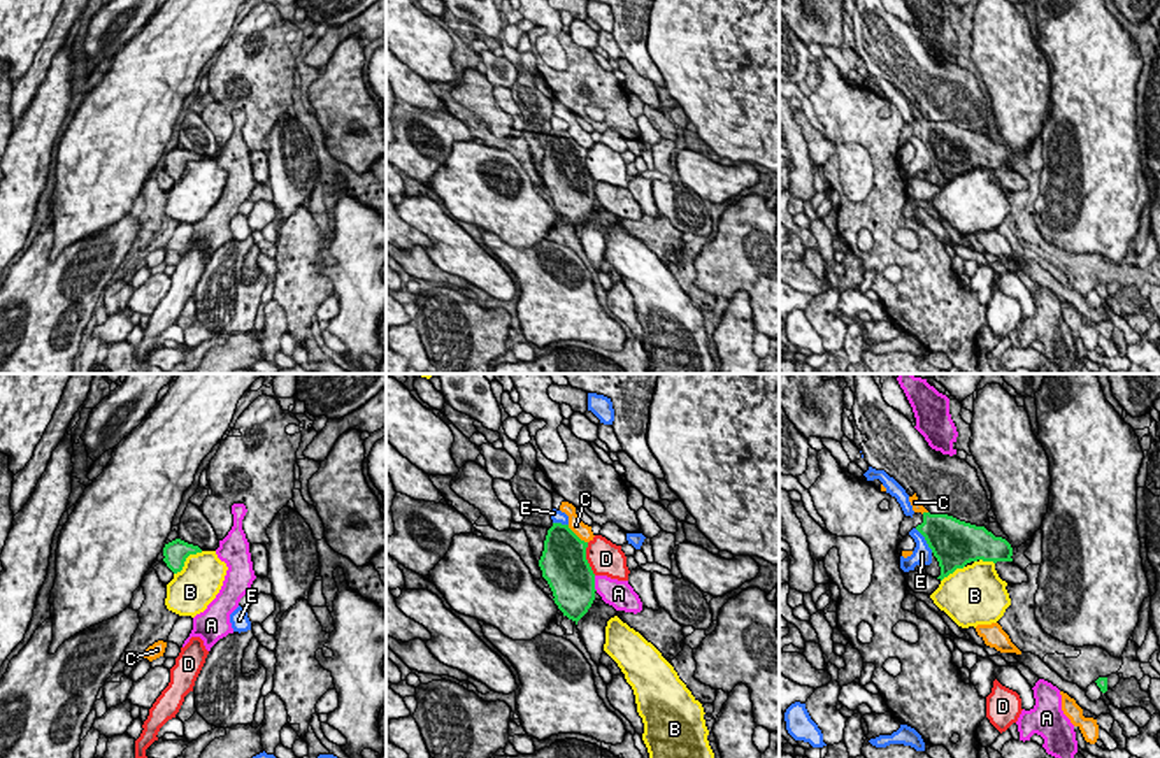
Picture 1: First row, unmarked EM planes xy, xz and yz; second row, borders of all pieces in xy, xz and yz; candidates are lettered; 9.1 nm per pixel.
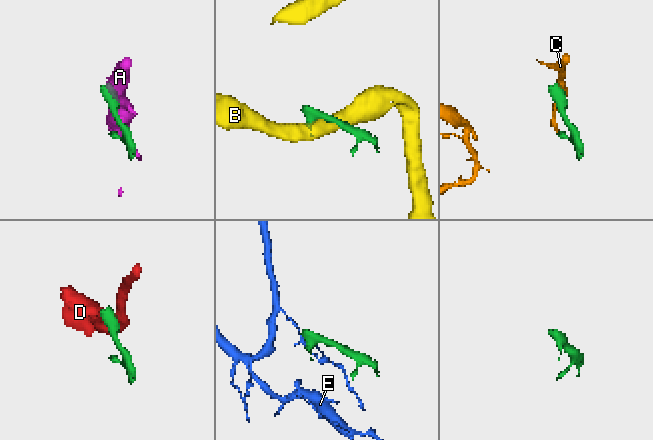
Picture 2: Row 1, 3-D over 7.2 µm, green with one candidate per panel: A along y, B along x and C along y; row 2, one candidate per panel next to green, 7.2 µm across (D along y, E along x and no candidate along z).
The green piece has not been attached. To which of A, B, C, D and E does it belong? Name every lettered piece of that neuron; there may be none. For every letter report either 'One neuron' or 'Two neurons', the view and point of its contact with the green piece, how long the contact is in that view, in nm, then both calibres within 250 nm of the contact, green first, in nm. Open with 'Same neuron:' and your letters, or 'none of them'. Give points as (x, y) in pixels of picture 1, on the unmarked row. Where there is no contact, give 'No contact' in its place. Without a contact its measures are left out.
Same neuron: none of them
A: Two neurons. Touches green at xz (594, 190). Shared border 150 nm. Thickness 420 nm (green) against 260 nm
B: Two neurons. Touches green at xy (185, 167). Shared border 340 nm. Thickness 220 nm (green) against 400 nm
C: Two neurons. Touches green at xz (576, 143). Shared border 260 nm. Thickness 420 nm (green) against 140 nm
D: Two neurons. Touches green at xz (585, 165). Shared border 320 nm. Thickness 420 nm (green) against 320 nm
E: Two neurons. Touches green at yz (925, 146). Shared border 280 nm. Thickness 420 nm (green) against 170 nm

